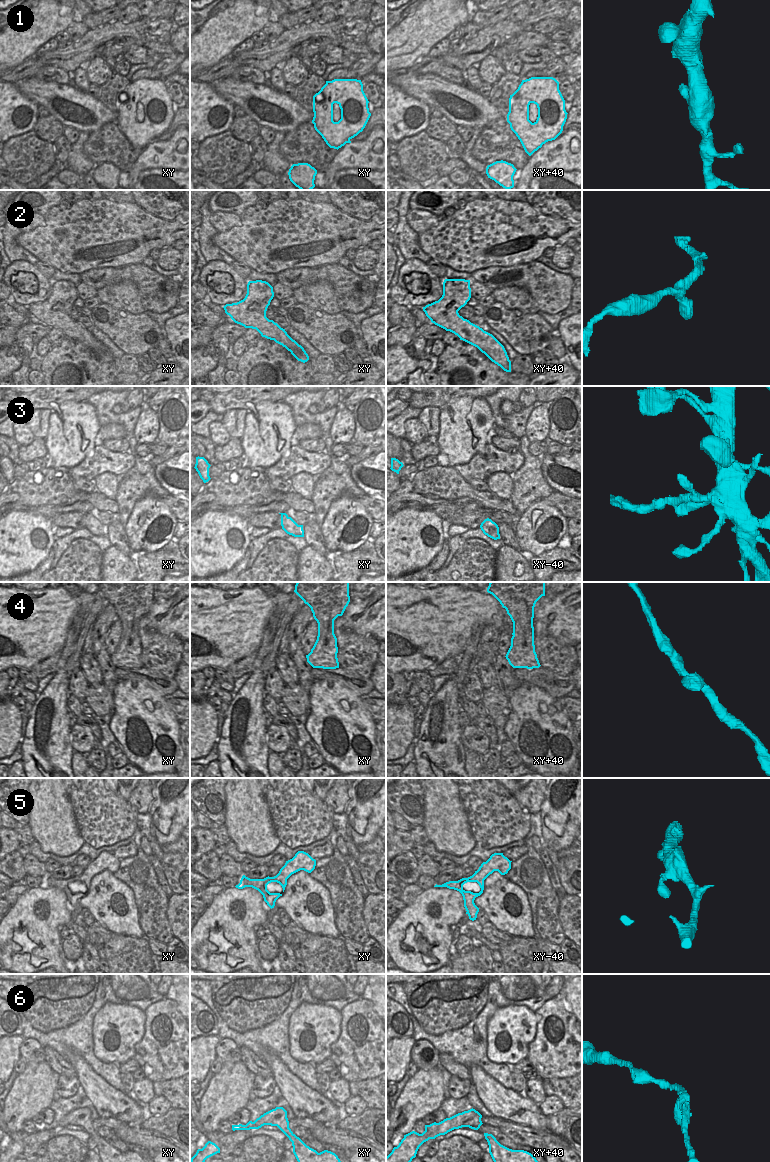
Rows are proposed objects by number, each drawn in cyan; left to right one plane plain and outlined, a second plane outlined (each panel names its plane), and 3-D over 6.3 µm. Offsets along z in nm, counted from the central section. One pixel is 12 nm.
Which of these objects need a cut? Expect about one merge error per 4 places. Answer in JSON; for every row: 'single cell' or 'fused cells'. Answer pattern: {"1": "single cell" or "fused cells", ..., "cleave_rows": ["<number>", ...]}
{"1": "single cell", "2": "single cell", "3": "fused cells", "4": "single cell", "5": "single cell", "6": "single cell", "cleave_rows": ["3"]}

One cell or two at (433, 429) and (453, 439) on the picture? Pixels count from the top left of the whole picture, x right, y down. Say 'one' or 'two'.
two

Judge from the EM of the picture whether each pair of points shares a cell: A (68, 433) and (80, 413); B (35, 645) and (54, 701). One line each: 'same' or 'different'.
A: same
B: different

